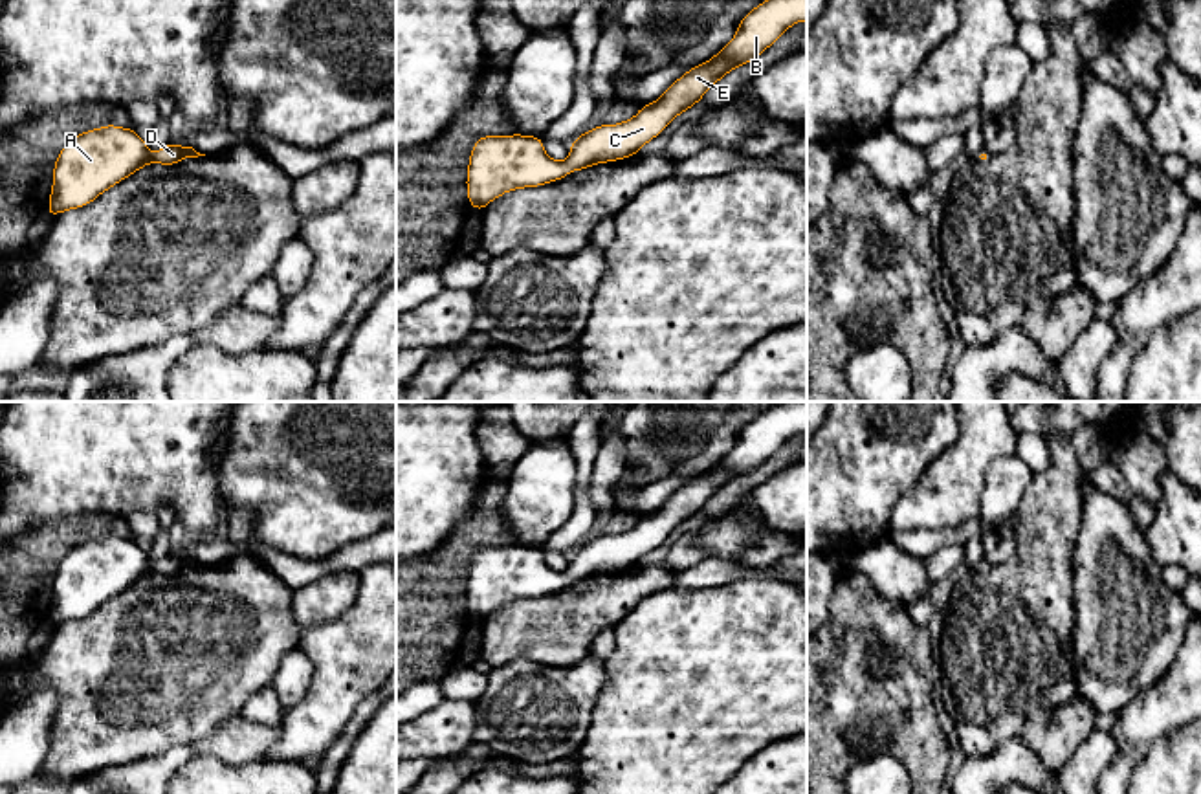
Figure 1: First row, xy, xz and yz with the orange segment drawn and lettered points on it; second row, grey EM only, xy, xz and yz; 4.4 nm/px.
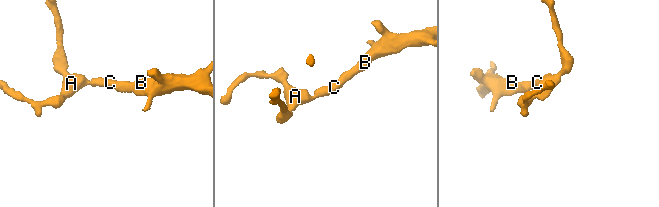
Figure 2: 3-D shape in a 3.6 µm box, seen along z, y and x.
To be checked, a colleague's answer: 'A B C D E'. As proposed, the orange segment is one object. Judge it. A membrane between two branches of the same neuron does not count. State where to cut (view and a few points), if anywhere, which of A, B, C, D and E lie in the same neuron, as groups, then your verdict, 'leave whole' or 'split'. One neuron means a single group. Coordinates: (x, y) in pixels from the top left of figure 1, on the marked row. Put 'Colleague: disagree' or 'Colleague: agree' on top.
Colleague: agree
cut none; groups A B C D E; leave whole

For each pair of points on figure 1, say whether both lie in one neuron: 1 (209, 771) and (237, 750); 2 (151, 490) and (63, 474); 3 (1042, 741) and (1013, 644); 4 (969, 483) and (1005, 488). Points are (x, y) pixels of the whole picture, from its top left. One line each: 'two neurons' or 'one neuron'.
1: two neurons
2: one neuron
3: two neurons
4: two neurons

